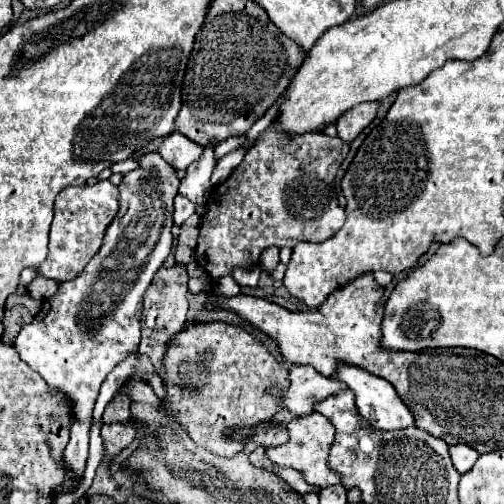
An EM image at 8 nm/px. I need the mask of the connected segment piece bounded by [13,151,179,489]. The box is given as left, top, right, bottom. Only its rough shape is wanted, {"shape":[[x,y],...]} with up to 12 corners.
{"shape":[[145,153],[99,253],[13,347],[71,403],[71,489],[105,377],[139,347],[179,179]]}

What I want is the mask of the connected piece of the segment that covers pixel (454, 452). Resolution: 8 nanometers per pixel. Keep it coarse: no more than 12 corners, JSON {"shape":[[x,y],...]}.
{"shape":[[451,445],[453,465],[467,473],[475,465],[479,453],[469,445]]}

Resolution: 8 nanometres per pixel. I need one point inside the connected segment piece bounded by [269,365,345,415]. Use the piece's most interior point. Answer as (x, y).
(306, 386)

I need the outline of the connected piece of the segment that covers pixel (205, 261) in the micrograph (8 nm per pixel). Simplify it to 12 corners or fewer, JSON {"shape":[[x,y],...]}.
{"shape":[[275,119],[209,195],[197,261],[219,279],[345,223],[349,145]]}

